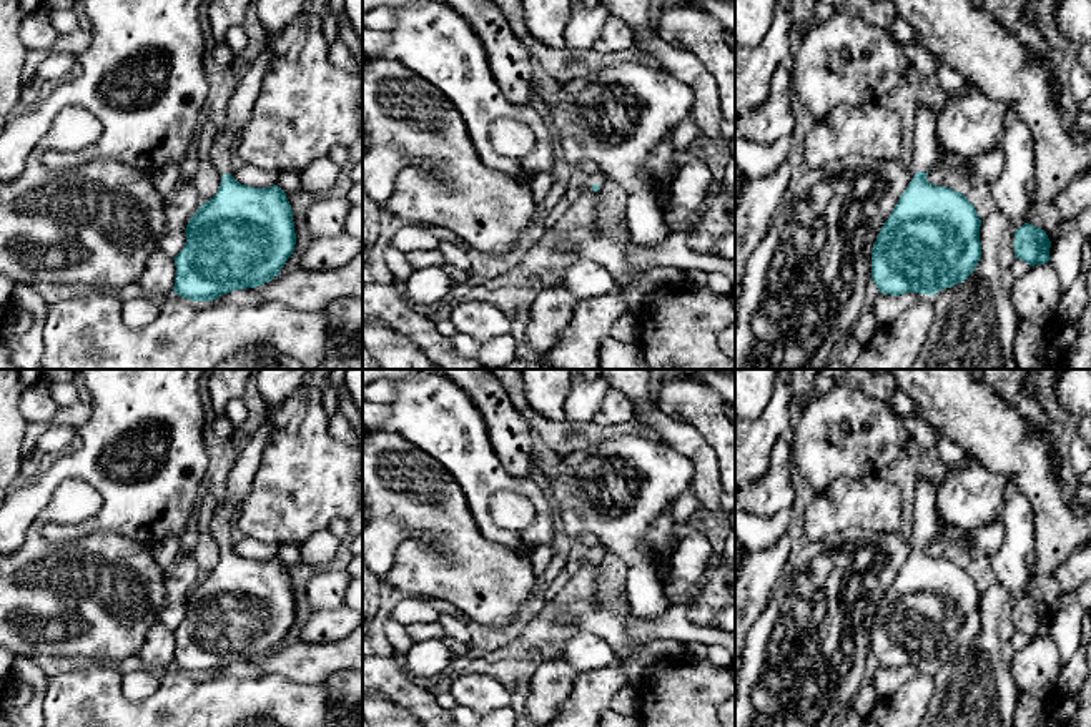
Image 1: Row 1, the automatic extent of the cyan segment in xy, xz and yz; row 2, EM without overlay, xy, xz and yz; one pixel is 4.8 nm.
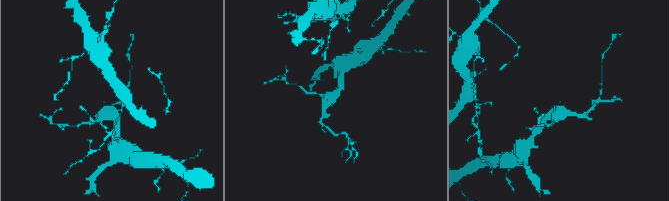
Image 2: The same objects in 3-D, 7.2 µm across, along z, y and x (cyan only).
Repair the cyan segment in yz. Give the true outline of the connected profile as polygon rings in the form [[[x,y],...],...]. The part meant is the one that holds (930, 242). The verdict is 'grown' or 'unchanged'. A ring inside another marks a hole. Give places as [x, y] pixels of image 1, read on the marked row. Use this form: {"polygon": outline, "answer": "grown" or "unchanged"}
{"polygon": [[[920,101],[911,181],[871,248],[871,279],[883,294],[936,294],[965,281],[981,258],[980,226],[965,195],[926,180],[938,158],[938,116]]], "answer": "grown"}

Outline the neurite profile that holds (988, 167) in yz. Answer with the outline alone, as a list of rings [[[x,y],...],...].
[[[995,146],[993,150],[976,156],[970,166],[971,170],[986,183],[993,185],[1001,176],[1005,165],[1005,153],[1001,146]]]

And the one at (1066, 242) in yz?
[[[1058,220],[1046,235],[1051,241],[1048,263],[1059,279],[1063,296],[1079,276],[1084,236],[1076,223],[1064,220]]]

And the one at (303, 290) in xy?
[[[363,253],[351,263],[323,271],[296,270],[246,289],[234,289],[213,299],[238,306],[278,301],[294,311],[323,311],[338,298],[363,299]]]

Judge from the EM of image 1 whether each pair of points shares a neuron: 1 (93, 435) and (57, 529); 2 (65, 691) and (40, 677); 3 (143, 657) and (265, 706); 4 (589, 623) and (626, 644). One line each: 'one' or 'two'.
1: one
2: two
3: two
4: one

